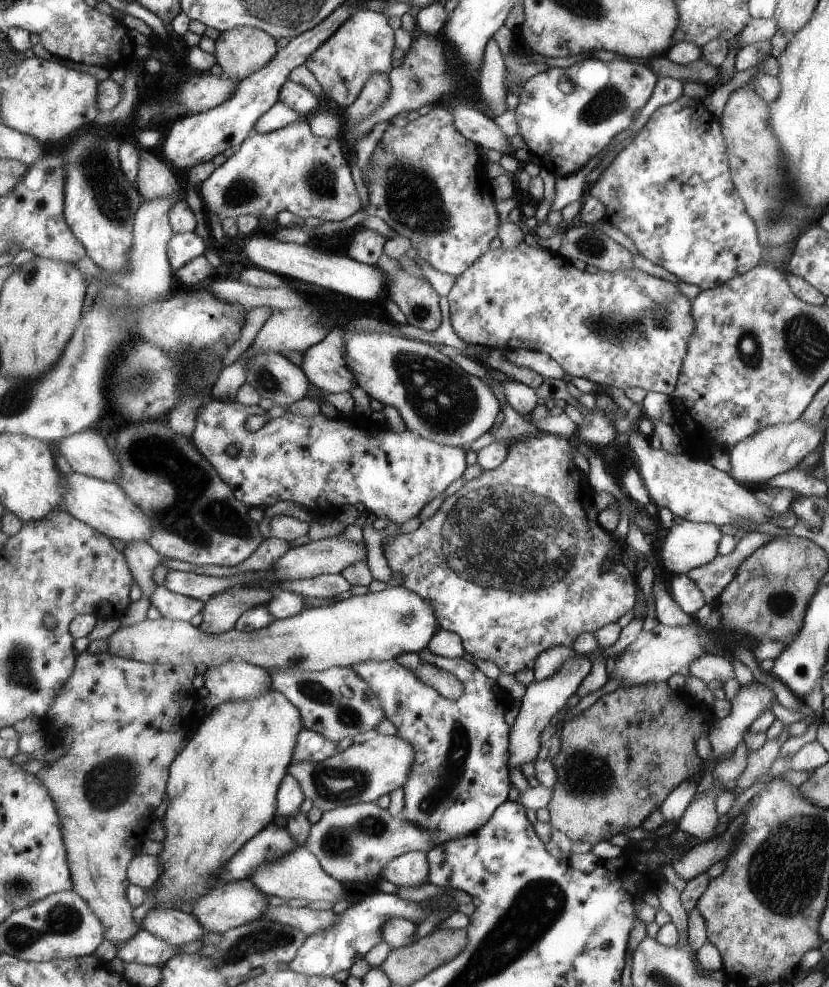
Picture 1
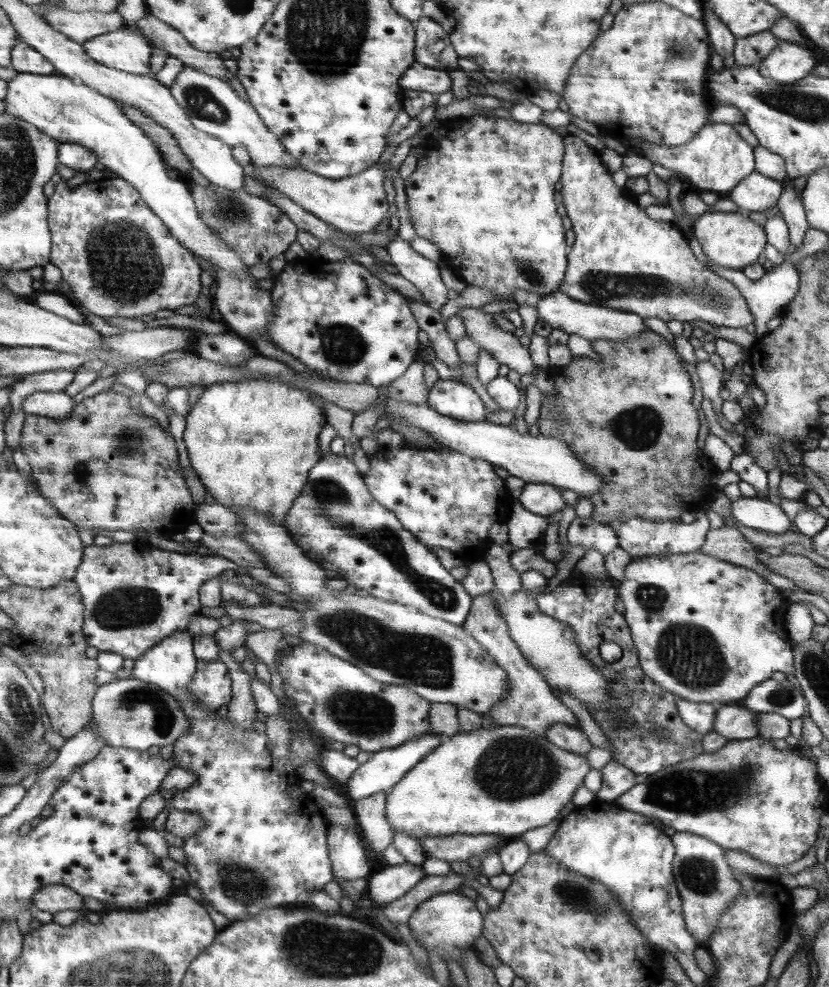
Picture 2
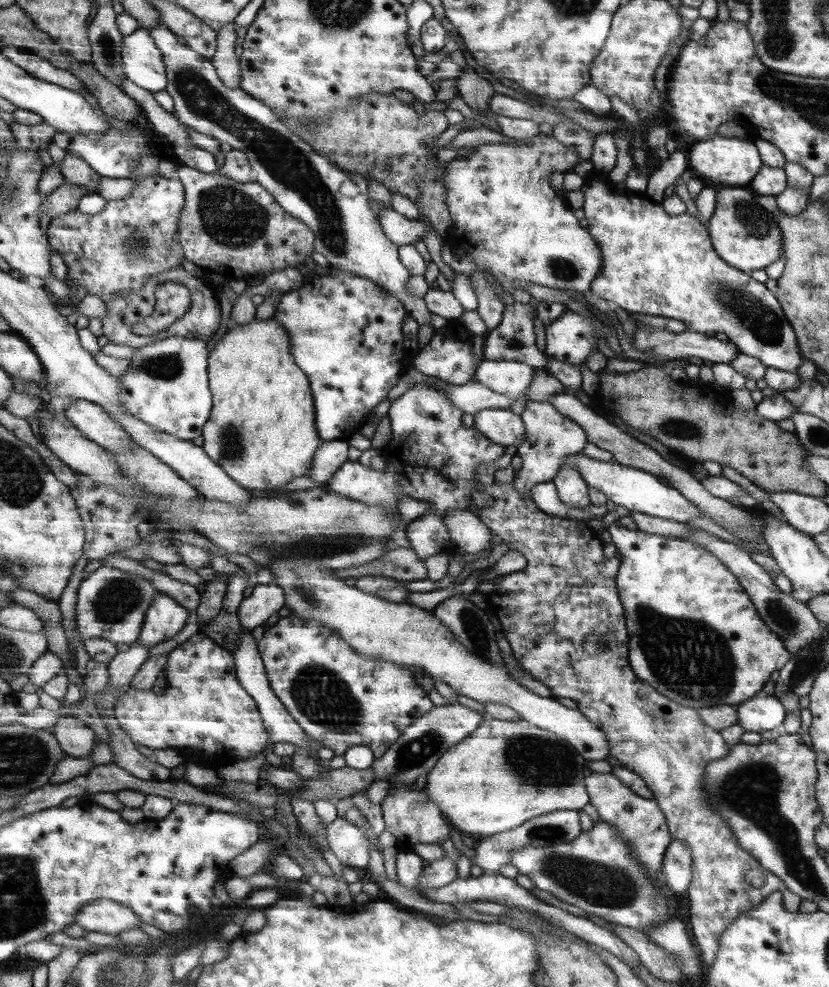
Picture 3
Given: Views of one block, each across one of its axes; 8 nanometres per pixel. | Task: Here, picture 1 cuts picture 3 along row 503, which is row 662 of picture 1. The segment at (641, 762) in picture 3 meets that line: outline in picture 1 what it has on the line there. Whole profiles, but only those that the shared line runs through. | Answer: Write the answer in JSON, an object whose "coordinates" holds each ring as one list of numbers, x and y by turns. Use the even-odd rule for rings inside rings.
{"coordinates":[[551,434,517,440,511,446,508,446,507,458,499,467,483,471,477,478,464,482,457,492,453,492,451,496,447,496,443,500,443,503,431,518,423,520,413,532,394,537,387,536,382,541,382,550,387,567,392,573,403,577,400,586,429,602,434,610,438,627,454,633,460,639,464,652,470,654,474,660,491,661,501,673,514,675,519,670,532,669,536,658,551,646,561,644,563,647,571,648,571,642,578,634,582,632,593,633,604,625,617,623,619,618,633,609,633,577,635,576,627,570,627,567,620,564,621,548,615,556,617,565,613,570,599,574,599,564,607,554,610,537,599,528,597,518,595,518,598,513,591,508,592,489,585,484,583,476,581,476,581,482,579,482,579,472,571,468,572,463,567,458,567,450,570,447,569,440]]}

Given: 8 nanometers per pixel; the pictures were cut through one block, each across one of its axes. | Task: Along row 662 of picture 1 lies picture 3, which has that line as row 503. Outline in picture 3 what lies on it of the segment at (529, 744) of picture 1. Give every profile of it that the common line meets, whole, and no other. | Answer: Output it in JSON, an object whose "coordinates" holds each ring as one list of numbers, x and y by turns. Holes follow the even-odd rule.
{"coordinates":[[569,465,560,467,555,477,550,479,550,482,557,489,559,501,567,507,587,509,590,506,587,485,585,485,585,480,581,479,575,467,569,467]]}

